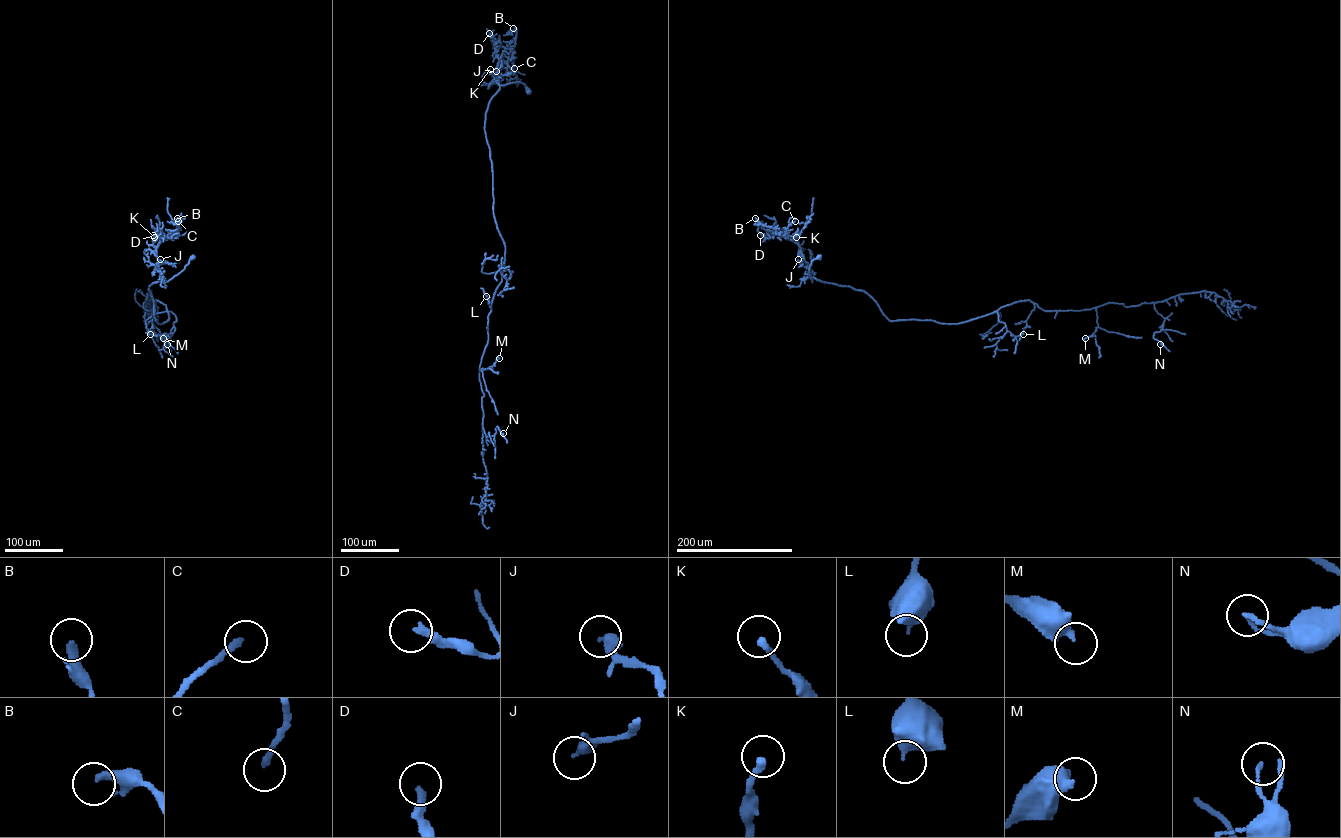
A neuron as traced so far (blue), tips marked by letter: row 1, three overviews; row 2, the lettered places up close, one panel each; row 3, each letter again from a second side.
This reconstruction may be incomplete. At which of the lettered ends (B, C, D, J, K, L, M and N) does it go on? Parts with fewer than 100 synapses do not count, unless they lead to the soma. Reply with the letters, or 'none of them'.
none of them

